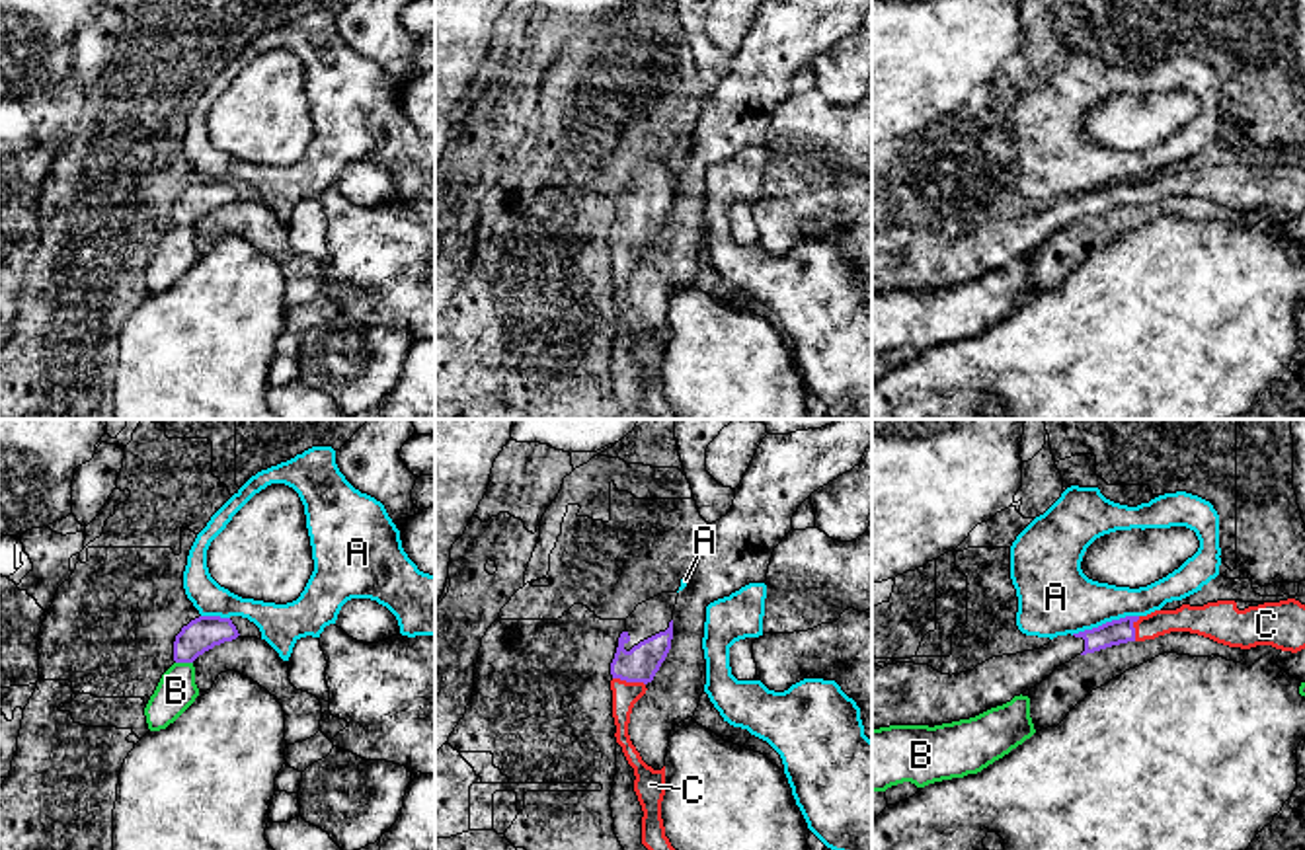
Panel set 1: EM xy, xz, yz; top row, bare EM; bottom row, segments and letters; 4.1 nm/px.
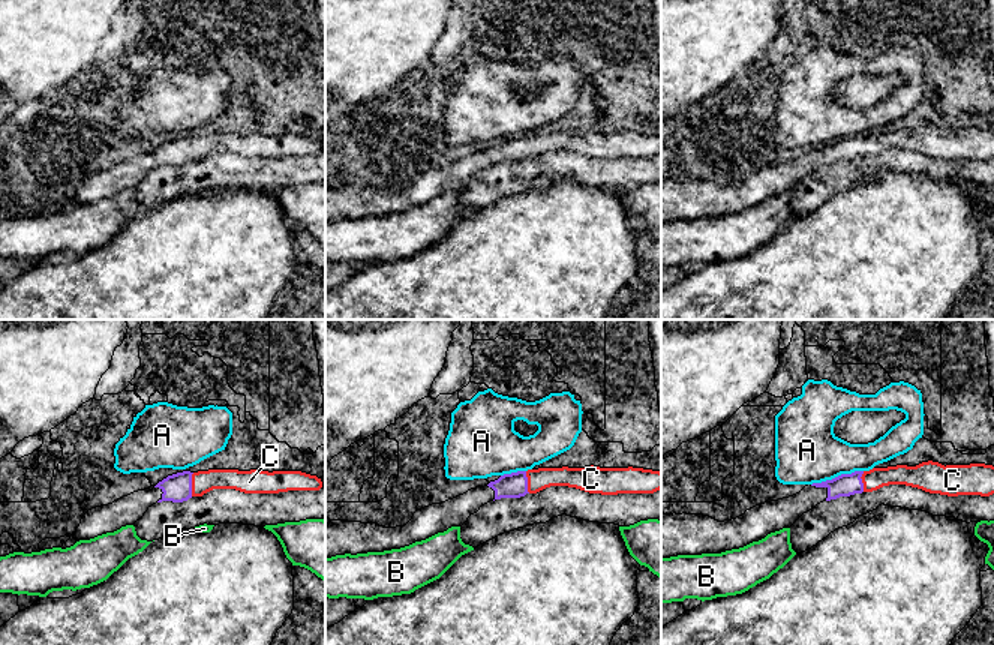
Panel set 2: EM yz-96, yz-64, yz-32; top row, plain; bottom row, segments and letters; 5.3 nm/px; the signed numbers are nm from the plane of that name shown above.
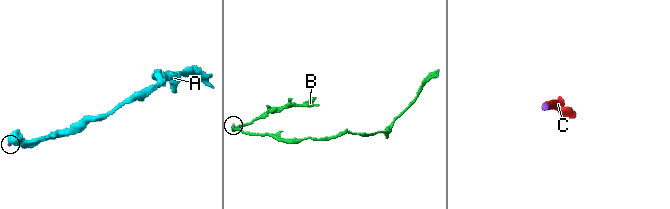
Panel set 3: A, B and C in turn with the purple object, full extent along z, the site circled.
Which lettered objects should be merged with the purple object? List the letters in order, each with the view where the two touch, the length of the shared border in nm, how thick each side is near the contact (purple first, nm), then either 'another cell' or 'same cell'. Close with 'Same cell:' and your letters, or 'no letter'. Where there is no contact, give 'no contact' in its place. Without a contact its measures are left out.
A: meets purple in yz; contact 300 nm long; 100 nm thick on the purple side, 300 nm on the other; another cell
B: meets purple in xy; contact 70 nm long; 140 nm thick on the purple side, 160 nm on the other; another cell
C: meets purple in xz; contact 140 nm long; 150 nm thick on the purple side, 110 nm on the other; same cell
Same cell: C

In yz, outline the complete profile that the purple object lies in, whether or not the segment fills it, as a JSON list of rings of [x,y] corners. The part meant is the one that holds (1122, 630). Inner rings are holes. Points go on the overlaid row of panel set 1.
[[[1295,599],[1245,610],[1235,600],[1182,604],[1176,610],[1126,616],[1073,636],[1057,636],[1040,649],[993,657],[952,676],[929,665],[872,665],[872,729],[969,719],[1034,688],[1077,655],[1170,632],[1198,634],[1229,647],[1272,645],[1297,653],[1305,649],[1305,604]]]

